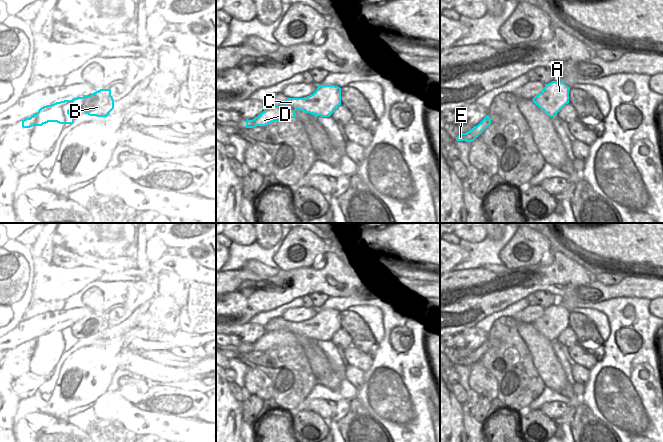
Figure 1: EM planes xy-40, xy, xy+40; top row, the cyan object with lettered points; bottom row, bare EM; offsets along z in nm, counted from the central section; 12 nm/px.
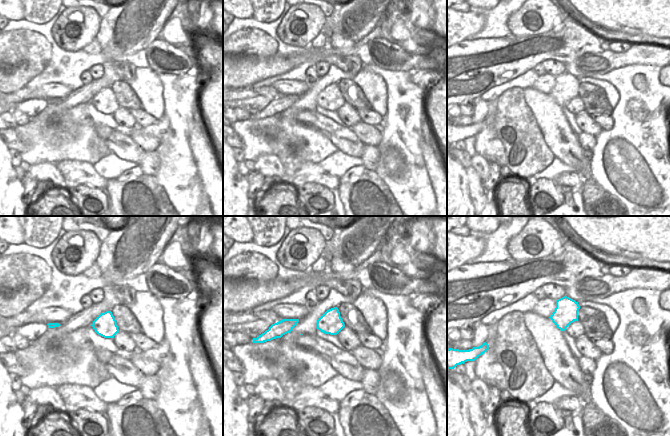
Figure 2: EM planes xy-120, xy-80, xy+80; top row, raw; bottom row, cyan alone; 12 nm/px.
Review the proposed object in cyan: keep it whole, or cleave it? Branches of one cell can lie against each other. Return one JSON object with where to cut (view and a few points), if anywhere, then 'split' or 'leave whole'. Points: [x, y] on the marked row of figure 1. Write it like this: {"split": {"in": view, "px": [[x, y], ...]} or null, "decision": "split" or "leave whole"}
{"split": {"in": "xy", "px": [[325, 87], [325, 93], [317, 101], [311, 102], [309, 112]]}, "decision": "split"}

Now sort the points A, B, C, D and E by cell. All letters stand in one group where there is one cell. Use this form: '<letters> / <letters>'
A B / C D E

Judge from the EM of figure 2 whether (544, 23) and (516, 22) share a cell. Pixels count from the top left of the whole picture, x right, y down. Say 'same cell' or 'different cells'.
same cell

